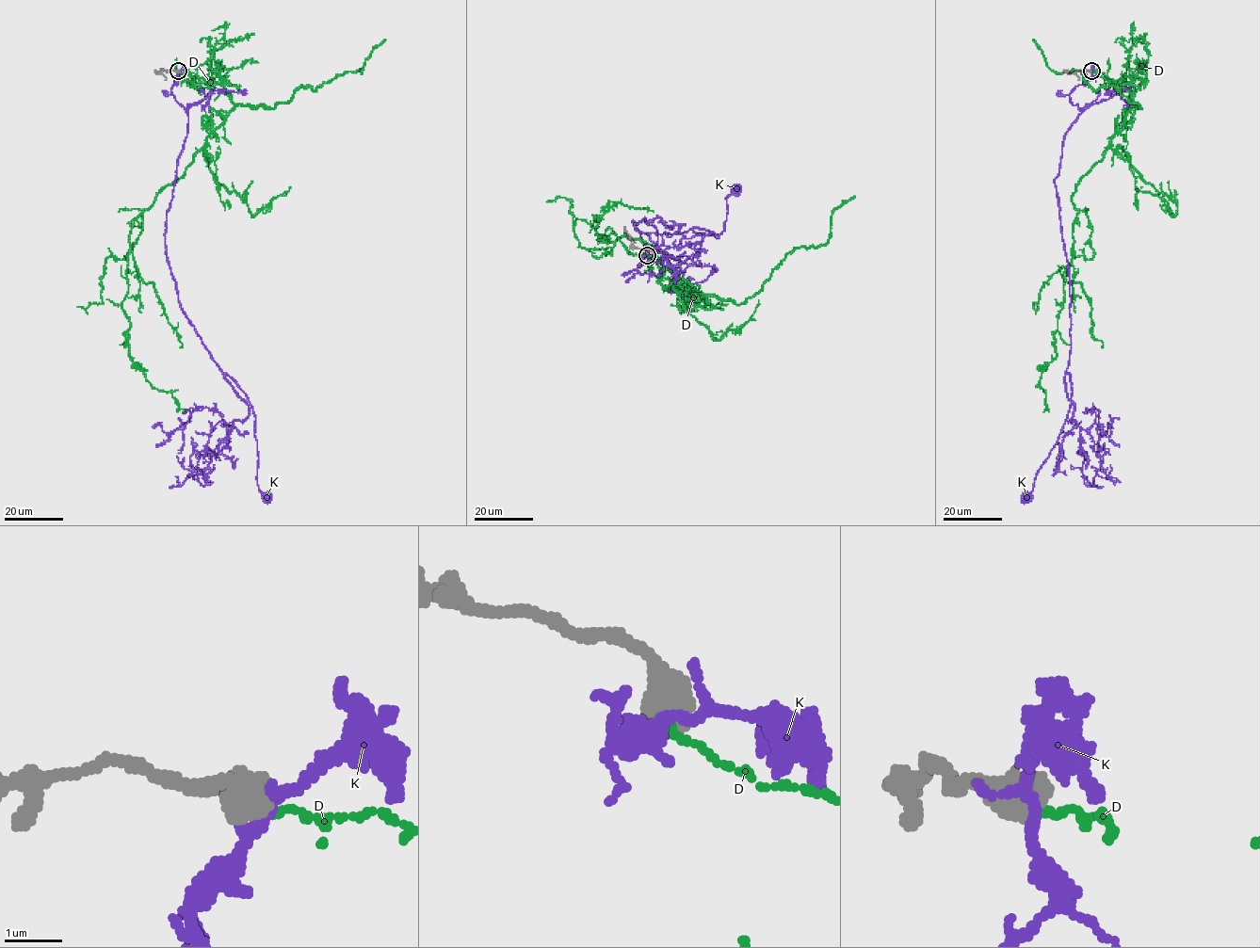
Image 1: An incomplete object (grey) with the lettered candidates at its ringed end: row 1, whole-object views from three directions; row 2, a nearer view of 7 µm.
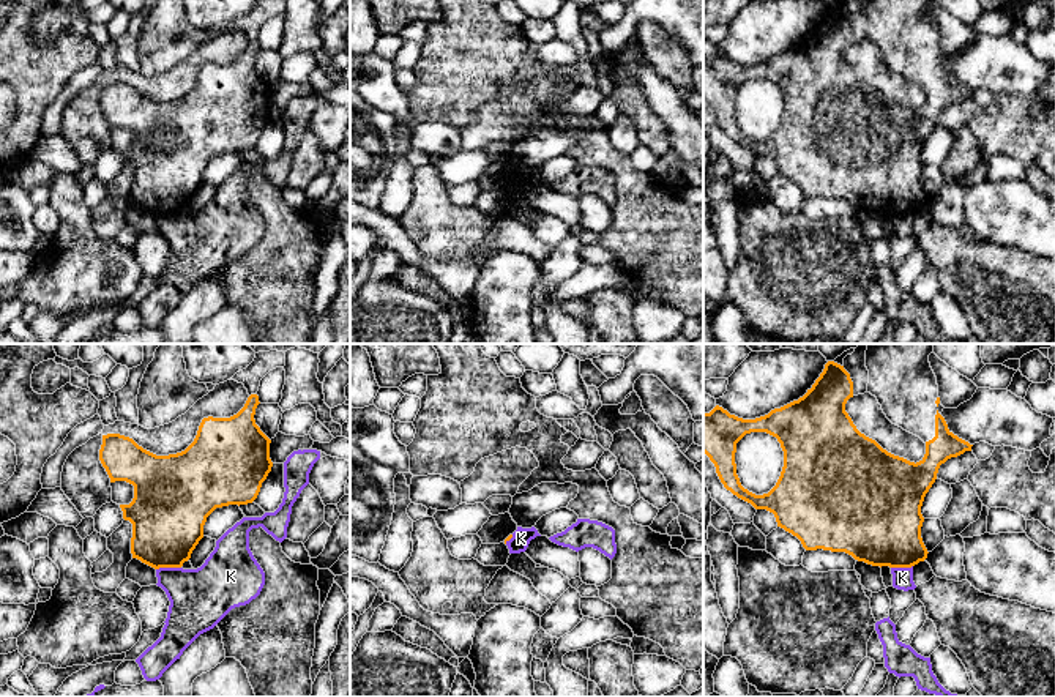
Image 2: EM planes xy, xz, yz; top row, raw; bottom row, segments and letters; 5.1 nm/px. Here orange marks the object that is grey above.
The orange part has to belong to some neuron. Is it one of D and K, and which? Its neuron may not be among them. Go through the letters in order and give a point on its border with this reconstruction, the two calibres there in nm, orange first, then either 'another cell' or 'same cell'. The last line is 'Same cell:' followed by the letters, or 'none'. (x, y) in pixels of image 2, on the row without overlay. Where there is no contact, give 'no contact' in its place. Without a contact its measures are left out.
D: no contact | another cell
K: xy (167, 213) | 380/300 nm | another cell
Same cell: none

